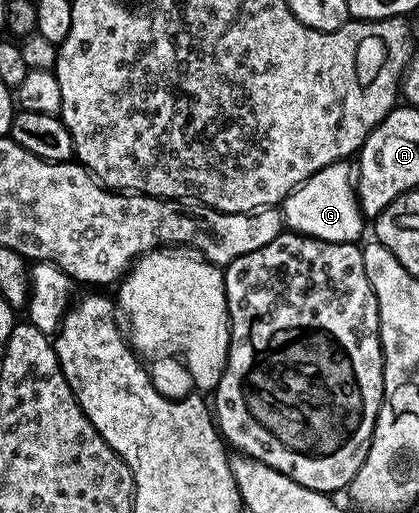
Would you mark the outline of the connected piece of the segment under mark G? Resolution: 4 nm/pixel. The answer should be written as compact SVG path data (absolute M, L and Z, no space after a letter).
M342 160L322 167L322 171L306 179L284 198L282 216L285 226L291 232L330 243L356 243L365 236L363 233L366 218L356 197L354 169L348 164L347 160Z

